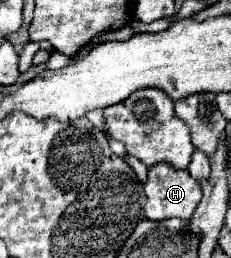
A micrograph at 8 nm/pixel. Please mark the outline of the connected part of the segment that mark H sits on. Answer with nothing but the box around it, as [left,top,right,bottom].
[145,165,201,221]

